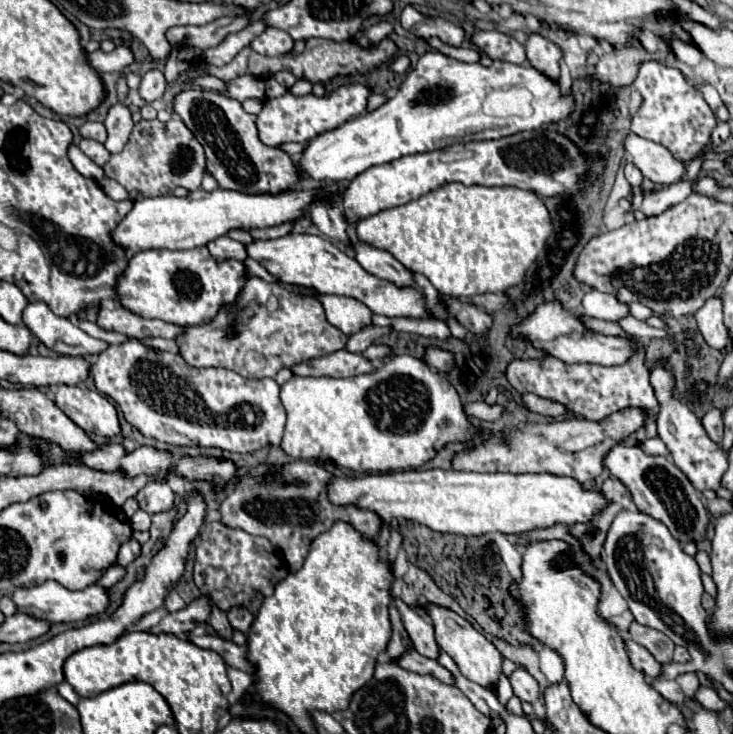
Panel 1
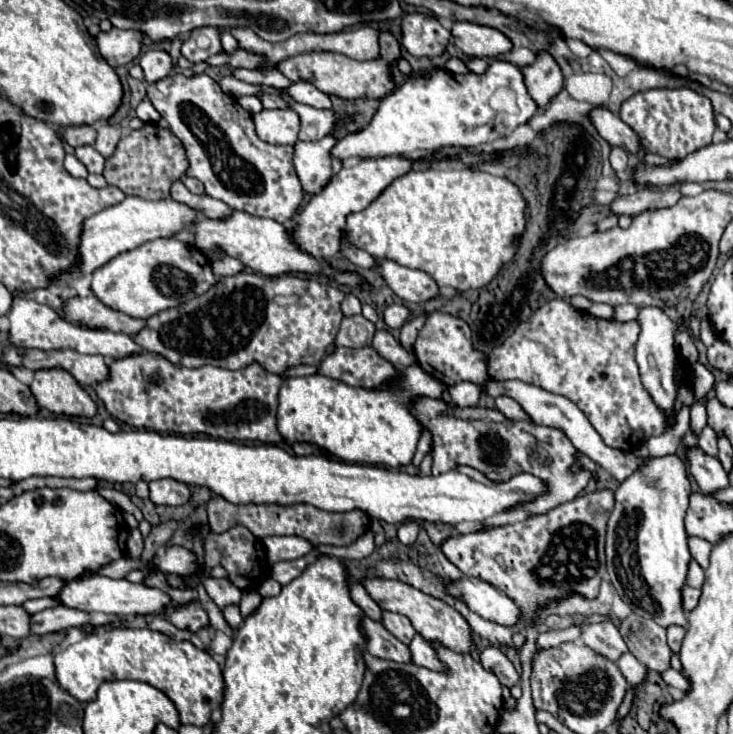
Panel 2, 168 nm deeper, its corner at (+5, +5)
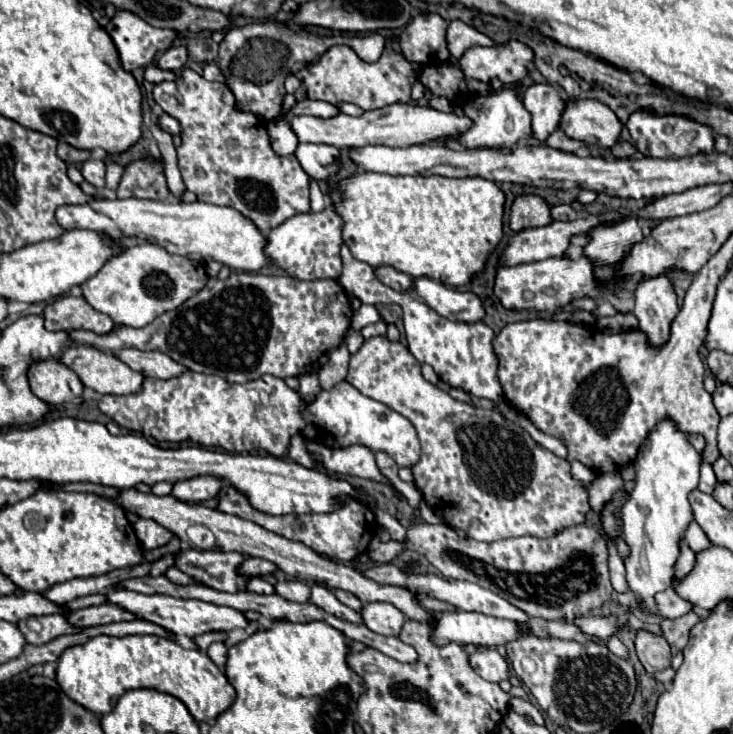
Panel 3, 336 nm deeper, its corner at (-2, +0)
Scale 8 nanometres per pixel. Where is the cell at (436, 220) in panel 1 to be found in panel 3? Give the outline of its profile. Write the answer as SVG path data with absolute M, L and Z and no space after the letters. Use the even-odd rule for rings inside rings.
M356 173L354 177L346 179L340 189L332 191L330 199L344 219L344 243L358 261L364 261L372 267L390 265L410 277L430 277L450 287L468 285L474 281L474 277L482 275L490 253L502 239L506 195L498 183L480 177L450 179L438 175L392 177L382 173Z

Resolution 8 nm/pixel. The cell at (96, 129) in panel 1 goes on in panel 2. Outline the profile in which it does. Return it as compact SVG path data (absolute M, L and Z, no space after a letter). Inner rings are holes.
M73 126L73 128L67 128L65 134L63 134L65 142L69 146L73 146L73 148L83 146L83 144L93 146L95 144L95 136L97 136L97 132L95 132L93 126Z

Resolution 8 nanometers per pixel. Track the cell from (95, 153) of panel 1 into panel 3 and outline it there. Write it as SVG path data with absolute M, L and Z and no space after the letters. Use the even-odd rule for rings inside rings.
M88 159L82 163L82 175L86 181L90 181L92 185L96 185L98 189L104 187L104 173L106 173L106 165L104 161L94 161Z

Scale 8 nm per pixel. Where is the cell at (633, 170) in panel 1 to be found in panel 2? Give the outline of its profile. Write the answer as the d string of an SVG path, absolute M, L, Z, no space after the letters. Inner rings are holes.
M611 148L609 162L611 162L611 166L613 166L613 170L617 174L619 172L625 172L627 170L627 152L623 148Z

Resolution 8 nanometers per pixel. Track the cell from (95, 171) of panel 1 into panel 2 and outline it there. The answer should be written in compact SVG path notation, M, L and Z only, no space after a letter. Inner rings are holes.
M67 154L67 156L65 156L65 168L67 168L67 172L69 172L71 176L75 176L75 178L85 178L85 176L87 176L87 168L85 168L73 154Z

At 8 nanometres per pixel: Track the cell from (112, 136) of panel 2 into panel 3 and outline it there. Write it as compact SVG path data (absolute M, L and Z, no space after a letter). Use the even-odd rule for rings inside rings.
M108 163L106 165L106 187L108 189L116 189L118 187L118 181L120 181L120 177L122 177L122 171L124 171L124 165L120 165L120 163Z

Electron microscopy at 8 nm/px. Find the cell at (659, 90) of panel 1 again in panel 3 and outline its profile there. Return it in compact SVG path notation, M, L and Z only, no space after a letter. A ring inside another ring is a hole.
M638 109L630 115L626 127L632 135L636 149L646 157L680 159L680 157L714 151L714 129L710 125L702 125L684 115L656 115L650 109Z

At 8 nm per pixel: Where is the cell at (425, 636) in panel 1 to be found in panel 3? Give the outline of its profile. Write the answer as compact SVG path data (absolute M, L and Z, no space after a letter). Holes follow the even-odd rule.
M366 603L362 607L362 619L370 631L390 637L400 637L402 625L406 621L404 613L390 603Z

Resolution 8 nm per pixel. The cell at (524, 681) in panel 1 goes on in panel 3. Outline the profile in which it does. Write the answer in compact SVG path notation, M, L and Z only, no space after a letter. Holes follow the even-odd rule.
M486 649L480 655L472 655L472 667L476 667L476 671L492 683L510 679L510 667L496 649Z

